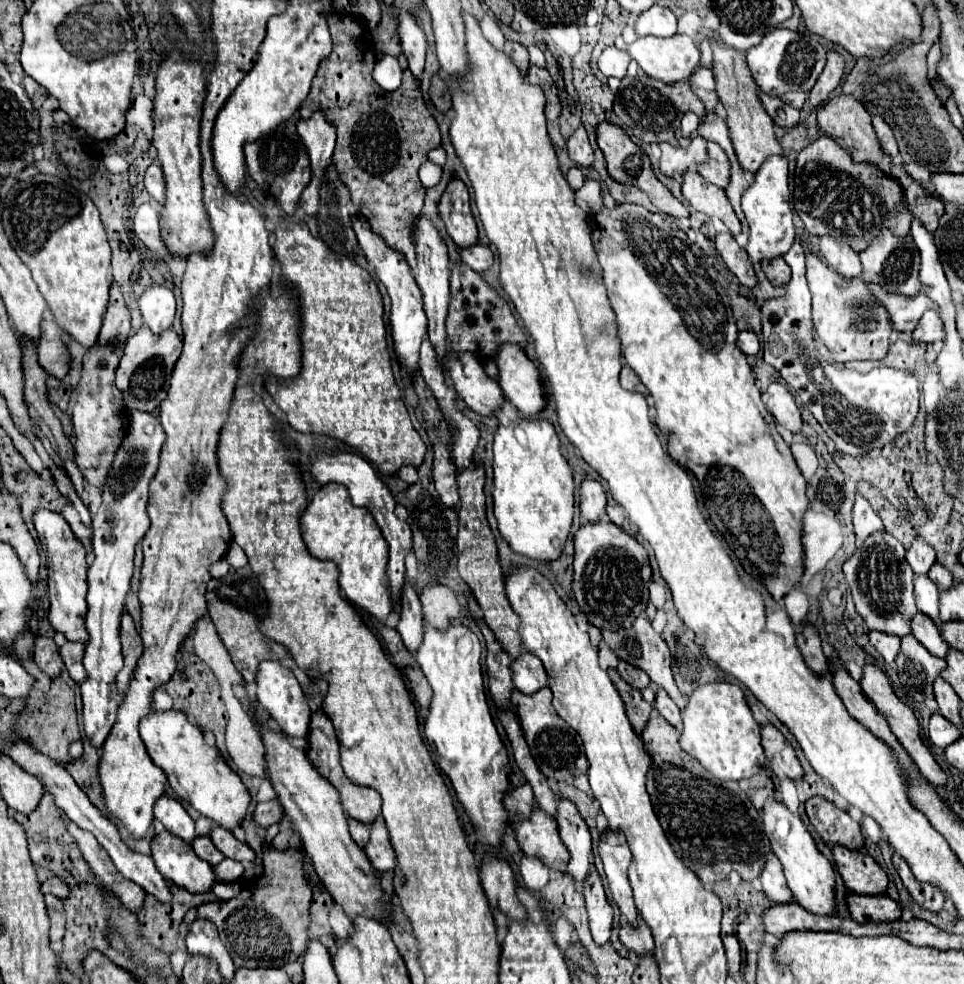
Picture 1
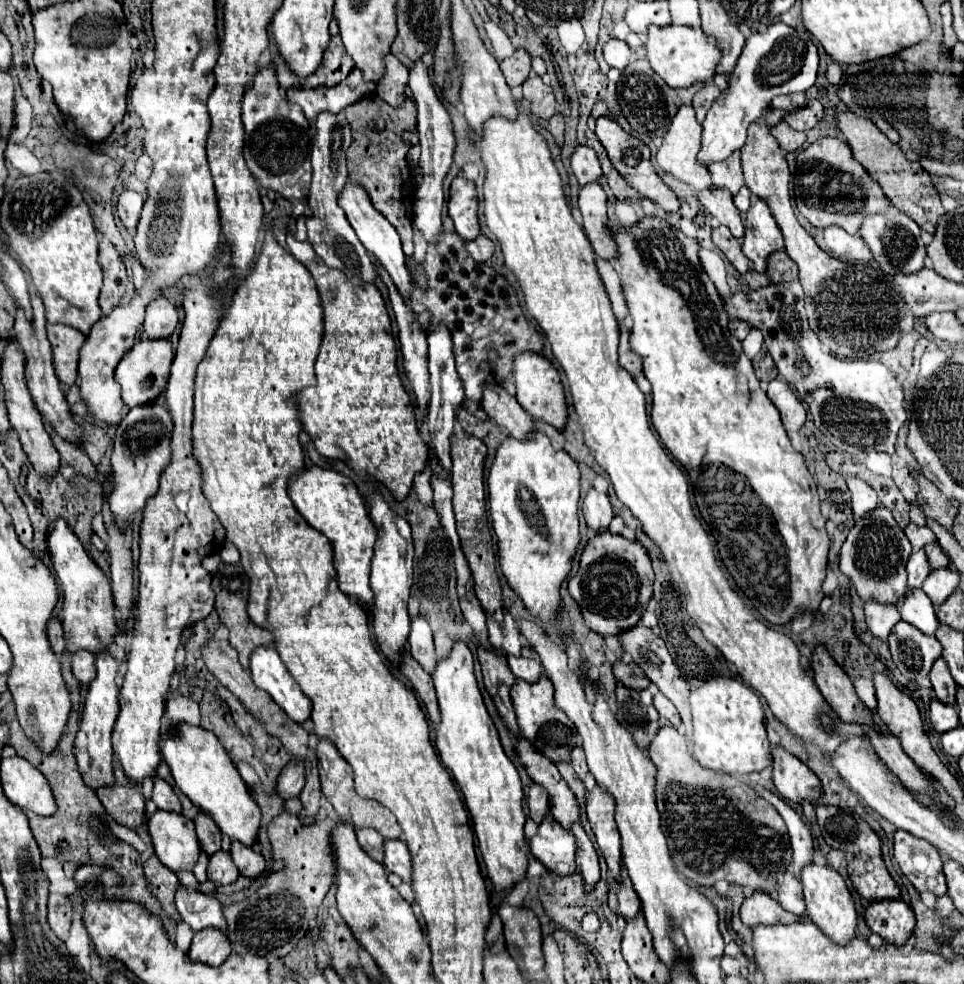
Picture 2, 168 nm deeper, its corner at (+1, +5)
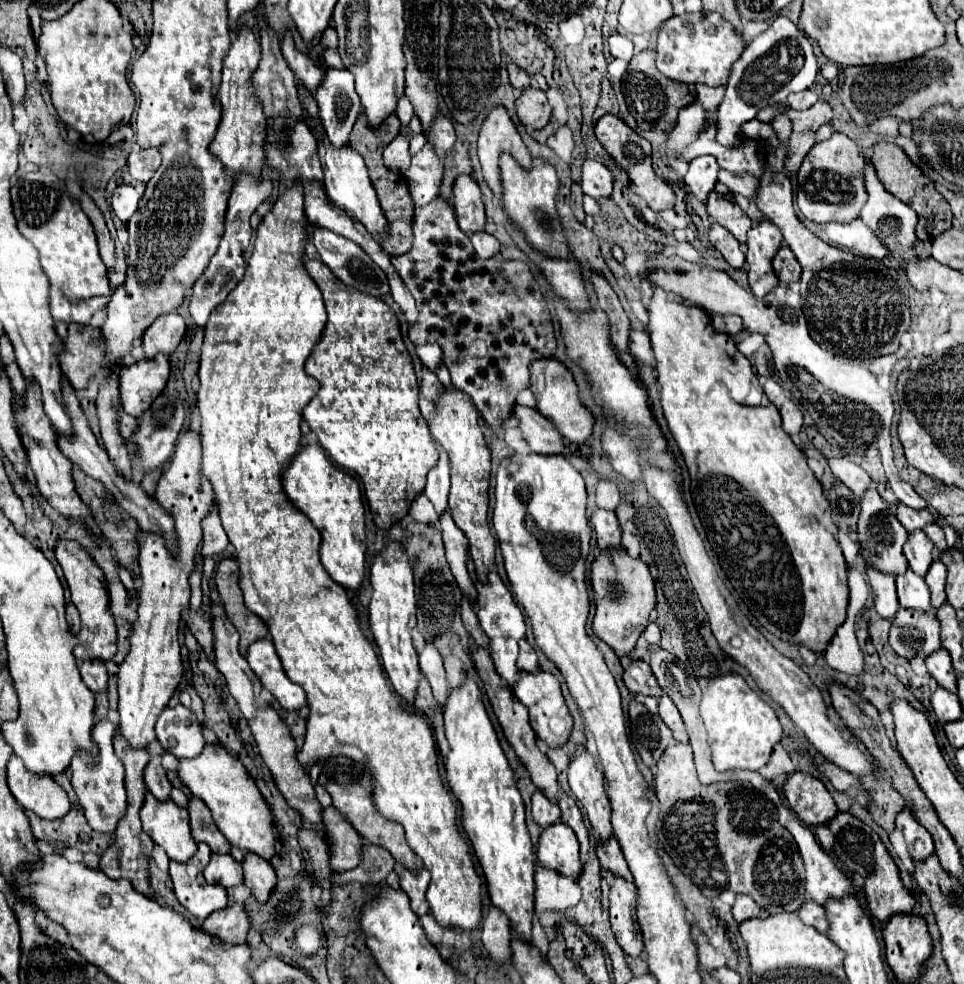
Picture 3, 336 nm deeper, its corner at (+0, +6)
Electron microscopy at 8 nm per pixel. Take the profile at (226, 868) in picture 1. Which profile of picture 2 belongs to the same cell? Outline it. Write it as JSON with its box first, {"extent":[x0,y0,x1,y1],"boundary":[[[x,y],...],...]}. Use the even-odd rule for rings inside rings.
{"extent":[208,850,238,886],"boundary":[[[220,850],[218,854],[210,856],[208,862],[208,880],[212,880],[216,886],[222,884],[232,884],[238,878],[238,868],[234,866],[232,858],[228,852]]]}

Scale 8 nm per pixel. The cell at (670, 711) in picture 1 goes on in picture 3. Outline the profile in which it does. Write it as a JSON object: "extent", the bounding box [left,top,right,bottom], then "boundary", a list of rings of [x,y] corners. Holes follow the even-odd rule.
{"extent":[659,695,685,733],"boundary":[[[663,695],[661,701],[659,701],[659,717],[665,721],[665,725],[673,731],[673,733],[683,733],[685,731],[685,725],[681,721],[681,715],[679,711],[675,709],[675,703]]]}

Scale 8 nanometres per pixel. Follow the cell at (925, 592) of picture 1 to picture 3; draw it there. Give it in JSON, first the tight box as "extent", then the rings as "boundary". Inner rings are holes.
{"extent":[903,529,935,577],"boundary":[[[917,529],[917,531],[909,533],[907,543],[903,545],[903,553],[905,553],[907,561],[909,561],[909,567],[919,577],[923,577],[927,573],[927,569],[929,569],[929,565],[933,561],[933,551],[935,551],[935,547],[933,547],[933,543],[929,541],[929,537],[927,537],[927,533],[923,529]]]}

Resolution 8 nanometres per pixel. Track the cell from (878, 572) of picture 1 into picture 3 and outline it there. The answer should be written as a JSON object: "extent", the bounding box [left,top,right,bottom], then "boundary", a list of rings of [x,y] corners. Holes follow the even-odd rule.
{"extent":[857,487,909,575],"boundary":[[[873,487],[861,495],[861,515],[859,515],[857,533],[859,533],[859,541],[861,541],[865,557],[871,559],[871,565],[875,565],[879,571],[899,575],[903,573],[903,569],[907,569],[903,545],[909,533],[903,529],[903,525],[899,525],[895,513],[889,509],[889,505],[879,497],[879,493]]]}

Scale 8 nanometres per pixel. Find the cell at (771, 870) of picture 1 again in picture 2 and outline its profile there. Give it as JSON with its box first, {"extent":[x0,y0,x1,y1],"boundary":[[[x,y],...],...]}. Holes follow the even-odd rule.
{"extent":[776,872,804,914],"boundary":[[[786,872],[782,882],[776,886],[776,900],[780,906],[792,914],[804,914],[804,902],[802,902],[802,888],[800,882],[794,878],[792,872]]]}

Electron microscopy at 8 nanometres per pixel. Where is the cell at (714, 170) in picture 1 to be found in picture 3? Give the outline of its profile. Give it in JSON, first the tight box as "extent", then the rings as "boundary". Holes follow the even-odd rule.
{"extent":[719,169,759,199],"boundary":[[[721,169],[719,171],[719,181],[725,183],[731,189],[731,193],[739,193],[747,199],[755,199],[757,189],[759,189],[759,181],[751,175],[745,175],[745,173],[739,175],[739,173],[731,173],[731,171]]]}

